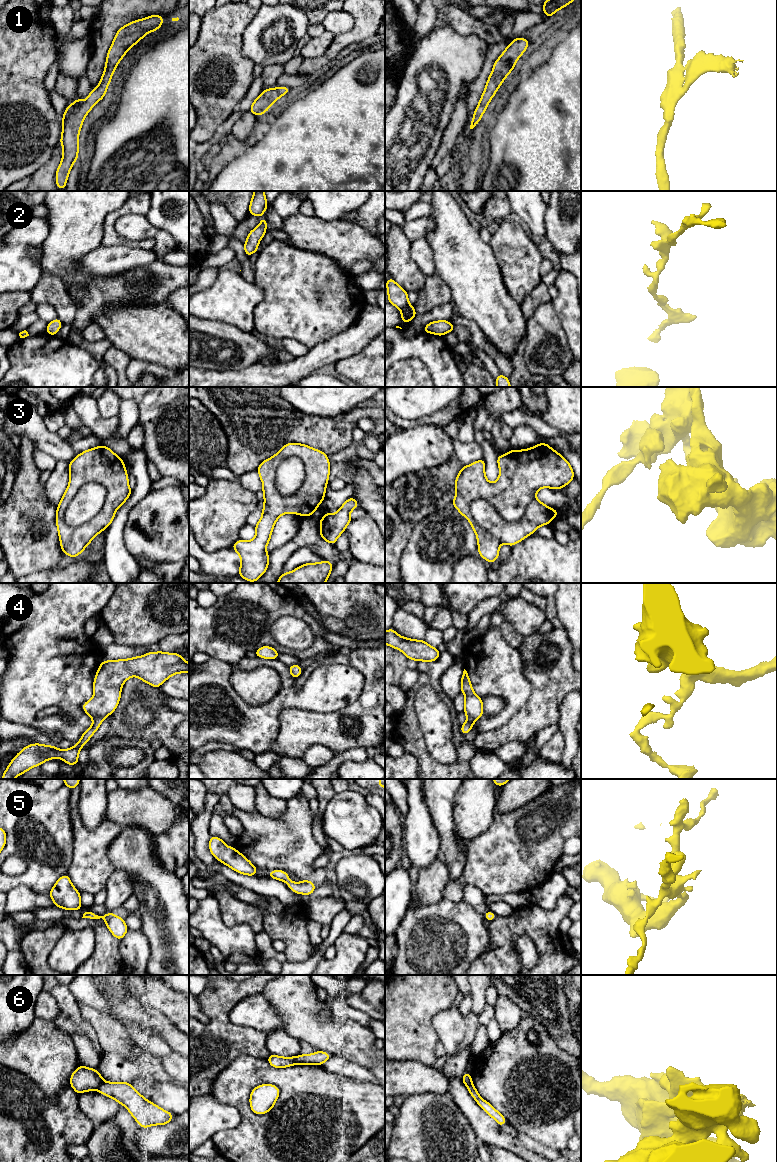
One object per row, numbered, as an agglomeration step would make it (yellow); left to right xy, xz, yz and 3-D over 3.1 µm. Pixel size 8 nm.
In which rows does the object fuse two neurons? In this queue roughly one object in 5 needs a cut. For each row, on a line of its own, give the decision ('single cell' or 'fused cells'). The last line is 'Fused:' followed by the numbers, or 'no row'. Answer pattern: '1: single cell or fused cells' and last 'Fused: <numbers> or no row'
1: single cell
2: single cell
3: single cell
4: single cell
5: single cell
6: fused cells
Fused: 6

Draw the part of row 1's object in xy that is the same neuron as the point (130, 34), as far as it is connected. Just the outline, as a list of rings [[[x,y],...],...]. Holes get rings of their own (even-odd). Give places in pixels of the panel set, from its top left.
[[[156,14],[121,27],[107,53],[106,65],[99,85],[92,89],[85,102],[77,97],[75,102],[66,108],[62,118],[63,129],[60,140],[63,157],[56,171],[56,185],[60,190],[65,189],[71,167],[78,159],[78,139],[84,118],[98,101],[104,99],[112,74],[126,52],[147,33],[156,31],[162,25],[162,15]]]

